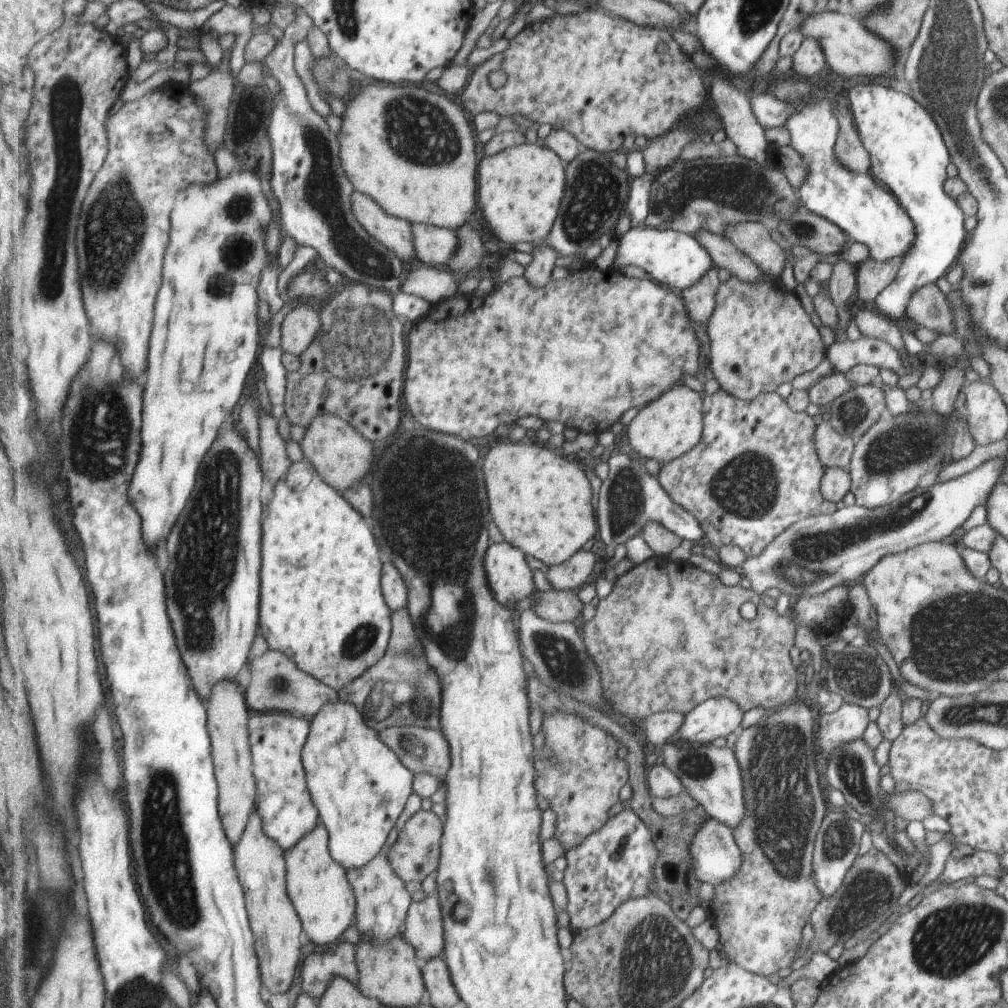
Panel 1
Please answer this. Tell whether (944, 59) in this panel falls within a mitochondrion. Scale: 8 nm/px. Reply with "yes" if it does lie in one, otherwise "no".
yes

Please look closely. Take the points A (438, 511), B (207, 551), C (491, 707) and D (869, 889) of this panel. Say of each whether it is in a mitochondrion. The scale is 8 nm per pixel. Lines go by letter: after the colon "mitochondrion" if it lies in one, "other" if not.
A: mitochondrion
B: mitochondrion
C: other
D: mitochondrion

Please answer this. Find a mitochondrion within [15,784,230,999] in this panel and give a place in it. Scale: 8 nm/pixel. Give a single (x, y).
(39, 917)

